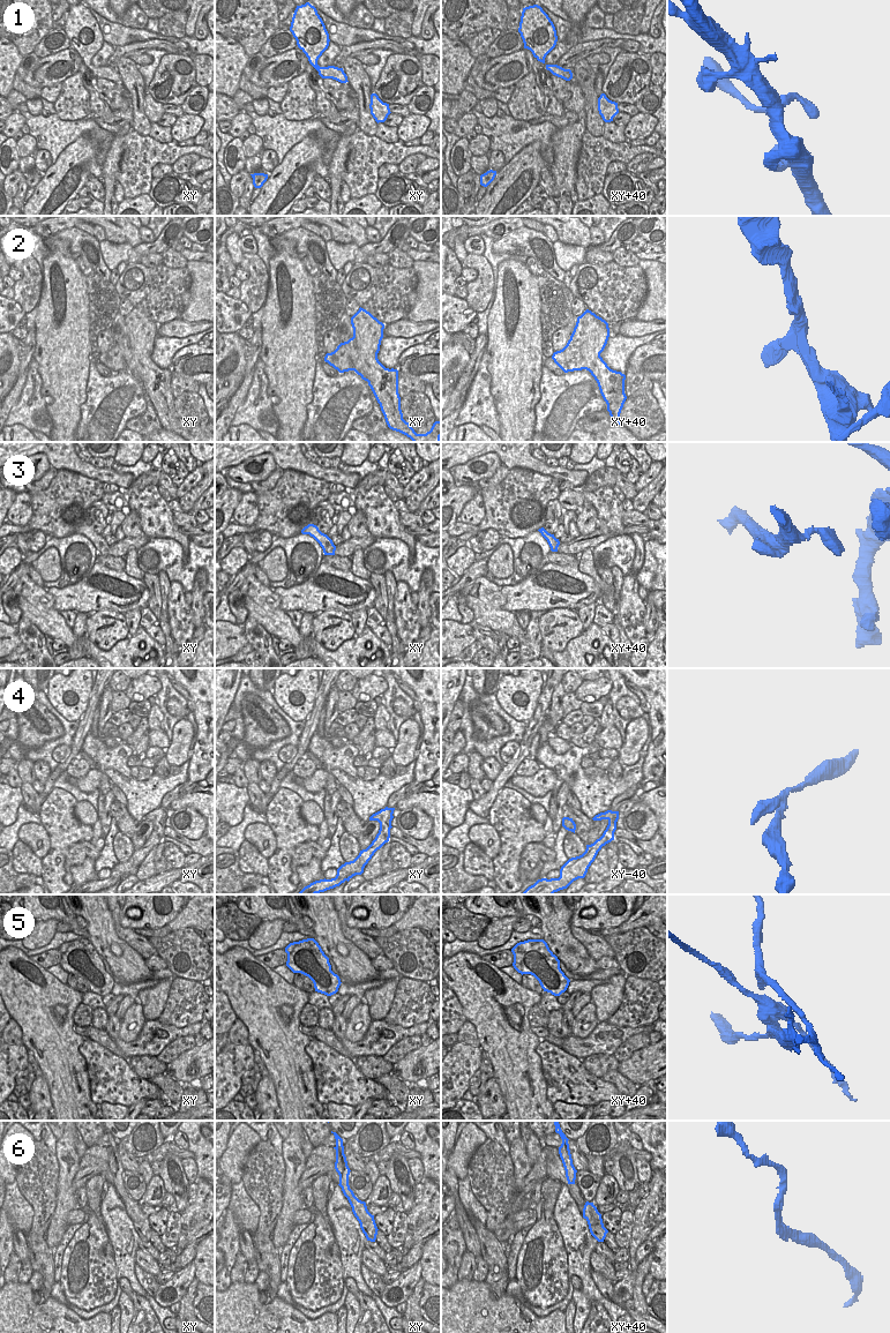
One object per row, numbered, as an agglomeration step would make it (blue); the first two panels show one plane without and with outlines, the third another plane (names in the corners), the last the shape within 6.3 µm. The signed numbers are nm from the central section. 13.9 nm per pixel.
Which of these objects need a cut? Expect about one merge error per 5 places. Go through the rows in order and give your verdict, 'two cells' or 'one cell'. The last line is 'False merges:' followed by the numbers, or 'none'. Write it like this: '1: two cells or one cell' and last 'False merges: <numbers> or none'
1: one cell
2: one cell
3: one cell
4: one cell
5: two cells
6: two cells
False merges: 5, 6

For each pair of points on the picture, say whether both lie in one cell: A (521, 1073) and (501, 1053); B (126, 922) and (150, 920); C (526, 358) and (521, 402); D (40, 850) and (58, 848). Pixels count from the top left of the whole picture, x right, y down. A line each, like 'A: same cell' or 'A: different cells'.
A: same cell
B: same cell
C: same cell
D: different cells

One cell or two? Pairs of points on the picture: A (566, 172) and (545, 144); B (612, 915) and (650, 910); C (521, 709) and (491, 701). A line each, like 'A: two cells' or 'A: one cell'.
A: two cells
B: two cells
C: two cells

